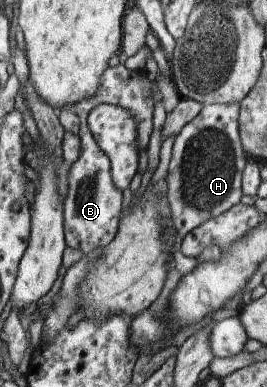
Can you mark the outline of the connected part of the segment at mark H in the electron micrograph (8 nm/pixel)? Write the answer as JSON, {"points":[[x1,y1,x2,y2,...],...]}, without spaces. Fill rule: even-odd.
{"points":[[240,102,203,105,198,115,190,123,186,123,175,137,166,179,167,199,170,203,172,223,176,227,172,265,181,276,194,271,204,261,218,261,222,251,216,245,210,245,196,257,184,257,181,251,184,237,206,221,216,219,239,204,242,199,241,181,247,161,238,131,239,109]]}

